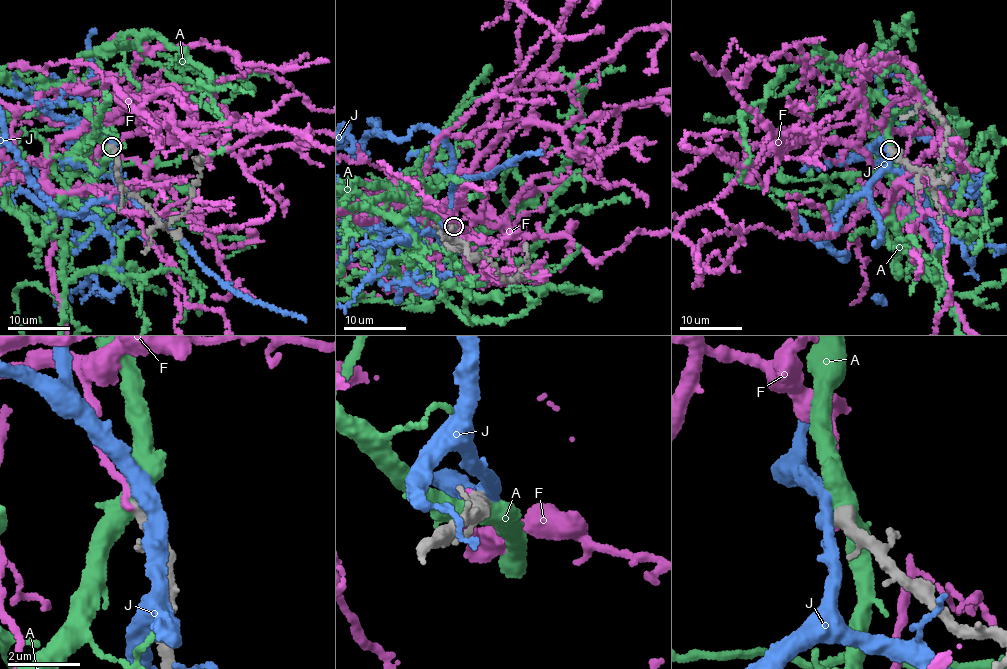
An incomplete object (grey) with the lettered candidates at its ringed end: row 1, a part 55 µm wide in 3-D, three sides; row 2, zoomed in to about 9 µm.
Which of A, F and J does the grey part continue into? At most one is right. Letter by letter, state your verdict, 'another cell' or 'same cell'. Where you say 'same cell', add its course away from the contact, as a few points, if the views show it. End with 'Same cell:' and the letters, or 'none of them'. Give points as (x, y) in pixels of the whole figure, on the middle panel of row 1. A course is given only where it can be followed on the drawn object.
A: another cell
F: another cell
J: another cell
Same cell: none of them

